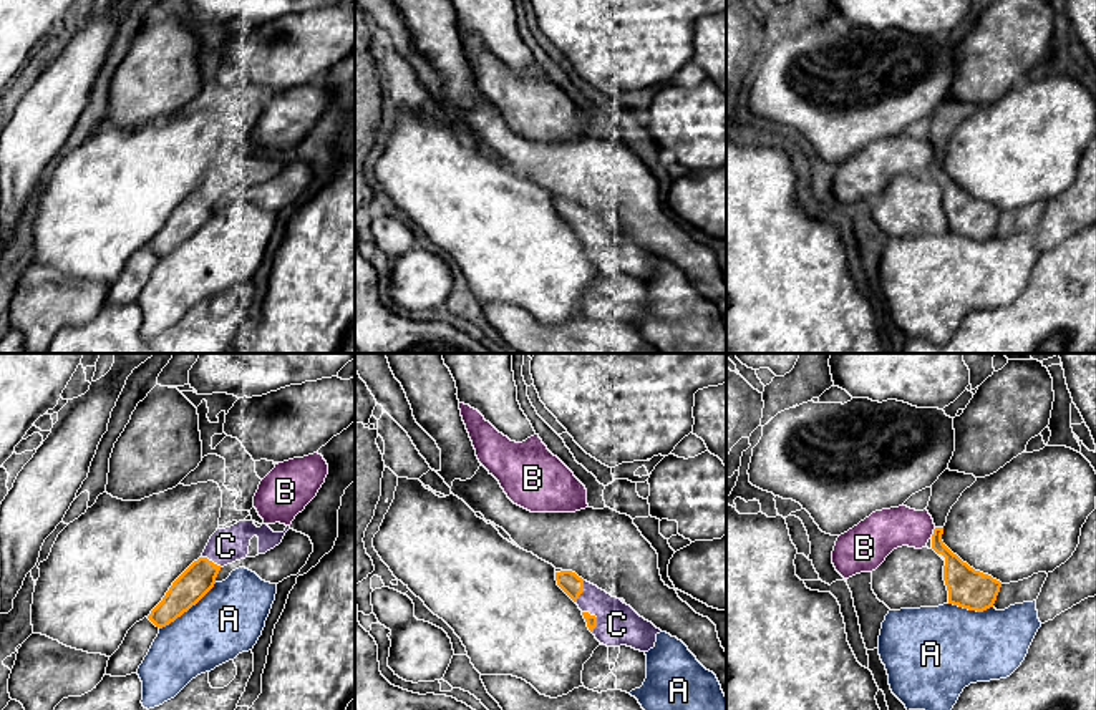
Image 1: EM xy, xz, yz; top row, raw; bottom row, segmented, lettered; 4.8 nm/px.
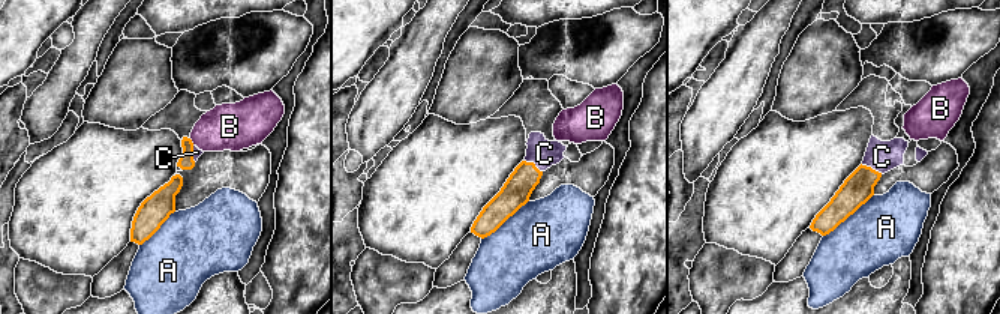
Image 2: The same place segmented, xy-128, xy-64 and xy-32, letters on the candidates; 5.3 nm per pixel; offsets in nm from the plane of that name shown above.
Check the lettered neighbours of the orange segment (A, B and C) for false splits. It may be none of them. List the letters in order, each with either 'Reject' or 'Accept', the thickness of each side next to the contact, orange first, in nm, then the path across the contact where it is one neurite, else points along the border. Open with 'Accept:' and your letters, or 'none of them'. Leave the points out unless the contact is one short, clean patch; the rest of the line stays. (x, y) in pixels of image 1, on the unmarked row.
Accept: C
A: Reject. Thickness 160 nm (orange) against 340 nm
B: Reject. Thickness 150 nm (orange) against 200 nm
C: Accept. Thickness 50 nm (orange) against 200 nm. Path across: xz (591, 249), (596, 248), (609, 248), (617, 252)

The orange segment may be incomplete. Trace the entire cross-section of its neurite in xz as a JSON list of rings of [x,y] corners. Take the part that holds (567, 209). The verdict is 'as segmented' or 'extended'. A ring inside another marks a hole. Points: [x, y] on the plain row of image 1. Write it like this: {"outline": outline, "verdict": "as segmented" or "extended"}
{"outline": [[[572,199],[555,201],[557,214],[579,234],[589,259],[607,275],[627,274],[640,280],[655,275],[662,260],[630,234],[612,226]]], "verdict": "extended"}

